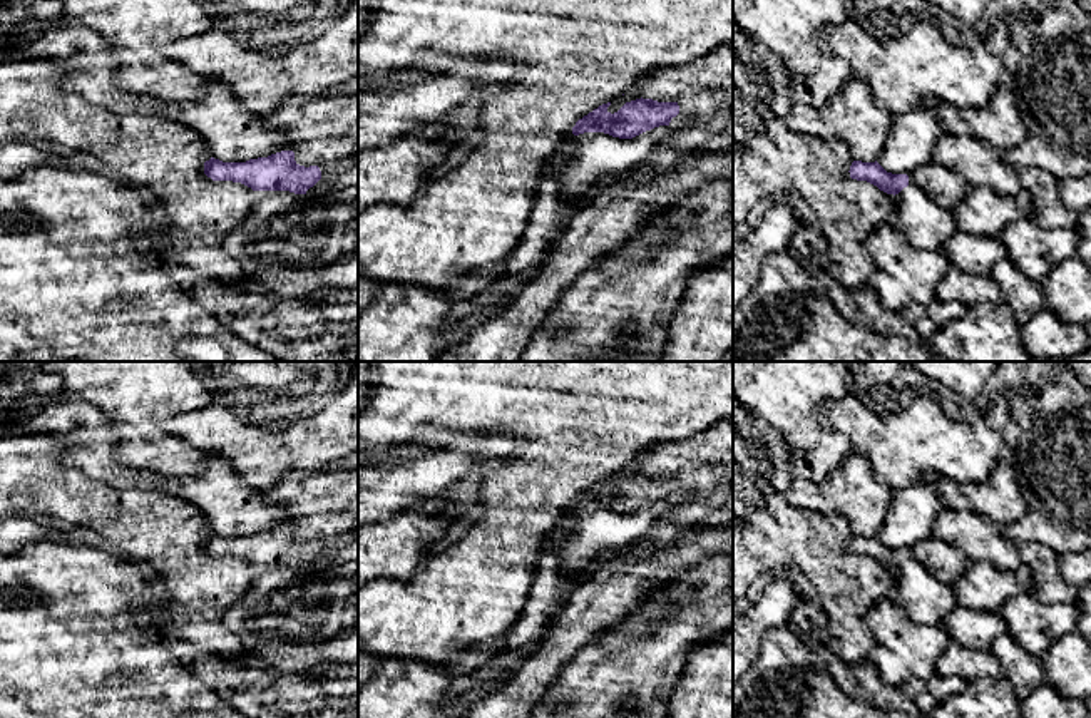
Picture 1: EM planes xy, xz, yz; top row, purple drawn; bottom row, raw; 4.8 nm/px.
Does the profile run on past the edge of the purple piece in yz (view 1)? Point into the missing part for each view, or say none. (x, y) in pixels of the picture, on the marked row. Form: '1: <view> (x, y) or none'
1: yz (946, 186)

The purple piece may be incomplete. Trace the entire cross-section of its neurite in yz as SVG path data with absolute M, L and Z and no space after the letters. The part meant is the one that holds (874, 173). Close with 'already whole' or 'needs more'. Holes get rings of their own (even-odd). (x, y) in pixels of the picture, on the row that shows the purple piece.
M853 161L848 172L852 179L867 181L894 196L909 184L917 186L947 209L960 203L972 187L959 172L935 161L924 164L909 176L887 172L877 161Z; needs more

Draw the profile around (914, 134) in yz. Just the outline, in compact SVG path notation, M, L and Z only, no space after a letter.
M932 104L894 115L890 134L877 162L892 174L910 174L934 161L934 149L945 132L937 122Z

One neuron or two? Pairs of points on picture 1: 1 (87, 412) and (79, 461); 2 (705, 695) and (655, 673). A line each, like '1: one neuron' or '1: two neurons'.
1: one neuron
2: two neurons

